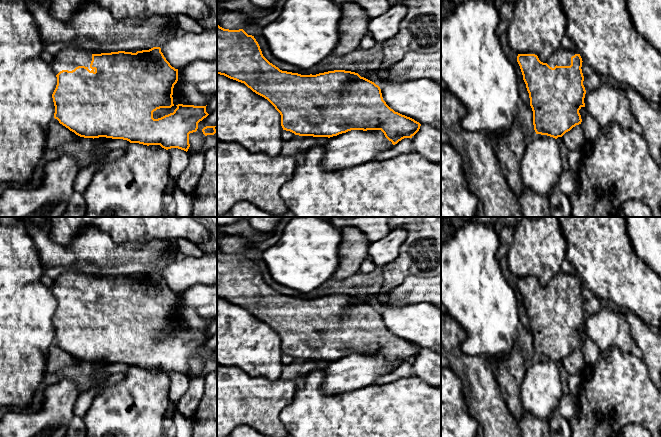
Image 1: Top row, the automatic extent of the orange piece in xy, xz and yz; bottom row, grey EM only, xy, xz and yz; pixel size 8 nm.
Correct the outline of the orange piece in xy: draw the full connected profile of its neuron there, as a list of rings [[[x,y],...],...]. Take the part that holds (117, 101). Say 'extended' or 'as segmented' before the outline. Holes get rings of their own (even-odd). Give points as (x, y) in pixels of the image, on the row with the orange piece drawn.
extended; [[[70,46],[54,54],[50,65],[57,77],[52,94],[54,118],[80,137],[123,139],[187,152],[189,134],[209,115],[206,106],[178,104],[173,113],[153,118],[157,109],[174,106],[173,88],[178,81],[178,69],[170,65],[160,47],[136,53],[101,53]]]

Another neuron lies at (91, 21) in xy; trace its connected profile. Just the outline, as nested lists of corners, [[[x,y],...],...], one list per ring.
[[[1,0],[4,2],[19,1],[23,2],[32,14],[40,37],[44,44],[62,42],[67,40],[87,38],[98,41],[120,41],[128,38],[150,41],[154,47],[162,47],[164,41],[169,41],[175,34],[182,32],[173,24],[174,18],[155,16],[146,21],[138,19],[120,20],[112,16],[109,10],[102,8],[95,3],[82,5],[71,17],[69,21],[61,21],[52,15],[52,0]]]

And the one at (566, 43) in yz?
[[[566,35],[561,40],[561,47],[566,50],[574,50],[574,51],[577,50],[574,42]]]

